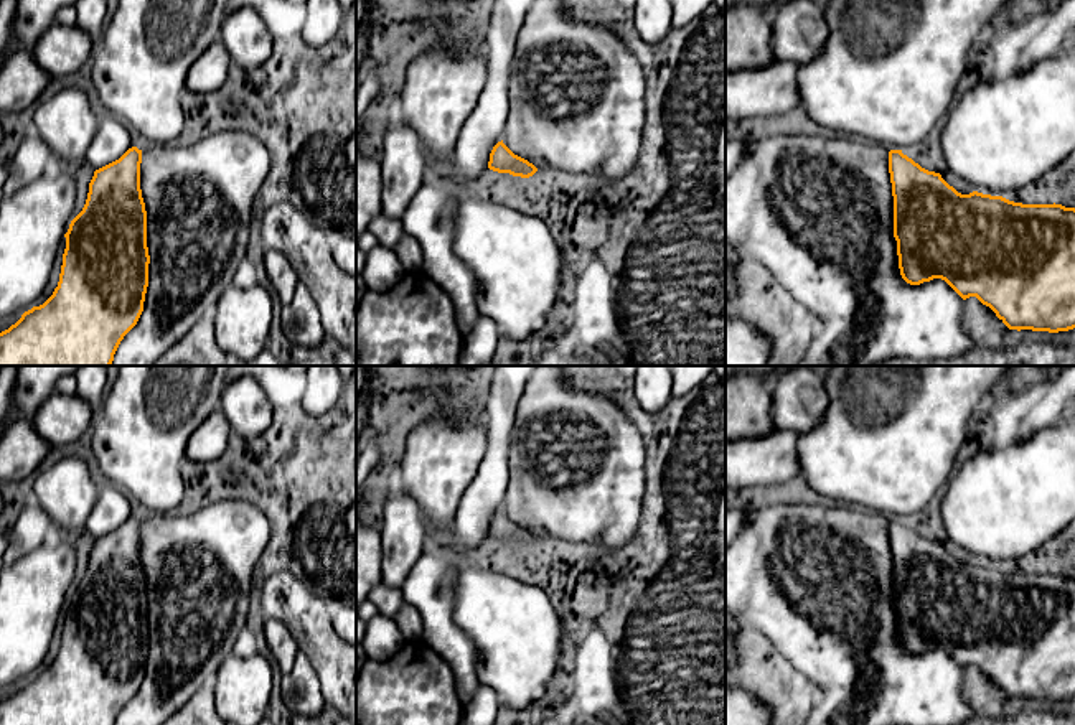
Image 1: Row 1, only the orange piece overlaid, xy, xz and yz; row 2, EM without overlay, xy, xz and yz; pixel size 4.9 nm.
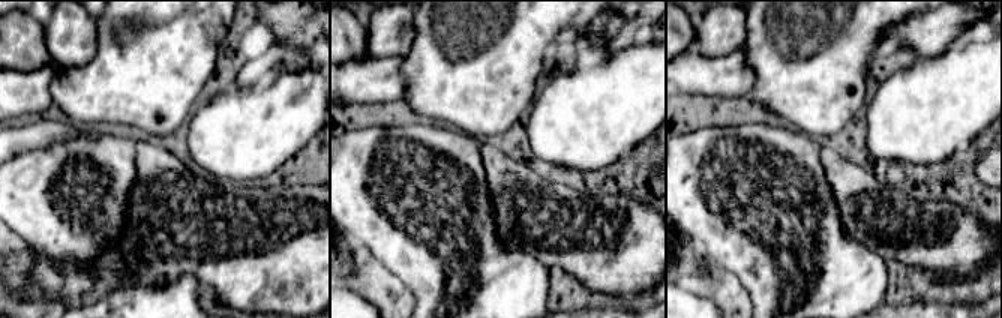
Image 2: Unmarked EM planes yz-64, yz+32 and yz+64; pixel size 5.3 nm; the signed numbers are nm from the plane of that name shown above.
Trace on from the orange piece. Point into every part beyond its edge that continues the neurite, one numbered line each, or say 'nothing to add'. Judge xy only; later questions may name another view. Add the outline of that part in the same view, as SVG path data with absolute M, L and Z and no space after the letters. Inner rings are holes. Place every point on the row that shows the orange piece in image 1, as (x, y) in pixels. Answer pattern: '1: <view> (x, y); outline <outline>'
nothing to add

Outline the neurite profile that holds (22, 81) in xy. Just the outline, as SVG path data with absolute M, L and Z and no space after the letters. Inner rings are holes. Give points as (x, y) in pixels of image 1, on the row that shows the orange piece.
M16 51L0 68L0 115L20 112L38 101L53 77L43 71L30 51Z

